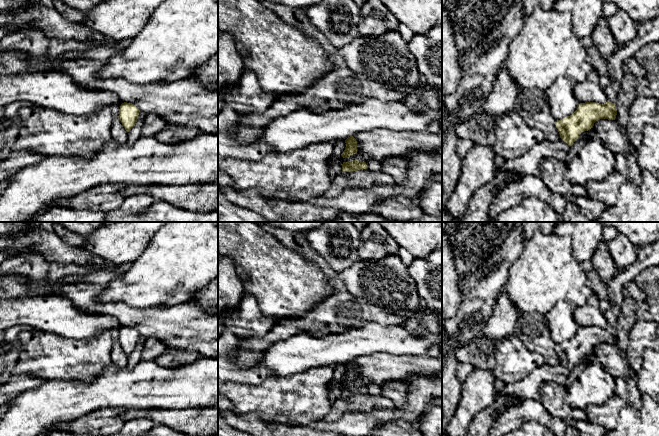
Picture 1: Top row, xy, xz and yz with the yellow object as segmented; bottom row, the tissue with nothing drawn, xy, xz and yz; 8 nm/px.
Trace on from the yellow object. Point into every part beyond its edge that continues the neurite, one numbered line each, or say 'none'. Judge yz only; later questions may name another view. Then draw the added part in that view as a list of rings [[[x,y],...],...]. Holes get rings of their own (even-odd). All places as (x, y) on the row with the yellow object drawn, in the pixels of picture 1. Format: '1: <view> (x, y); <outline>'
1: yz (647, 32); [[[659,16],[637,25],[637,34],[626,45],[617,45],[613,54],[606,60],[610,83],[604,88],[609,102],[615,103],[618,97],[621,80],[624,75],[624,60],[650,42],[659,41]]]
2: yz (528, 164); [[[561,138],[557,141],[544,139],[521,157],[505,160],[503,165],[495,169],[495,176],[501,173],[511,173],[517,176],[539,175],[540,162],[545,158],[556,158],[565,161],[571,146]]]

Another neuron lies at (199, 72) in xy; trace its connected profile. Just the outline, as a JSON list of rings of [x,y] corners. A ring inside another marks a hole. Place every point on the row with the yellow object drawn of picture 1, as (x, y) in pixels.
[[[218,51],[204,64],[194,68],[192,77],[206,84],[218,84]]]

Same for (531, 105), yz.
[[[538,89],[521,90],[515,100],[514,110],[531,128],[540,130],[548,141],[557,141],[560,134],[556,127],[557,120],[550,111],[547,96]]]

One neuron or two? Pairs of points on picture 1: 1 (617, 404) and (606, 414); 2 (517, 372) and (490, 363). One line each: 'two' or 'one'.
1: one
2: two

